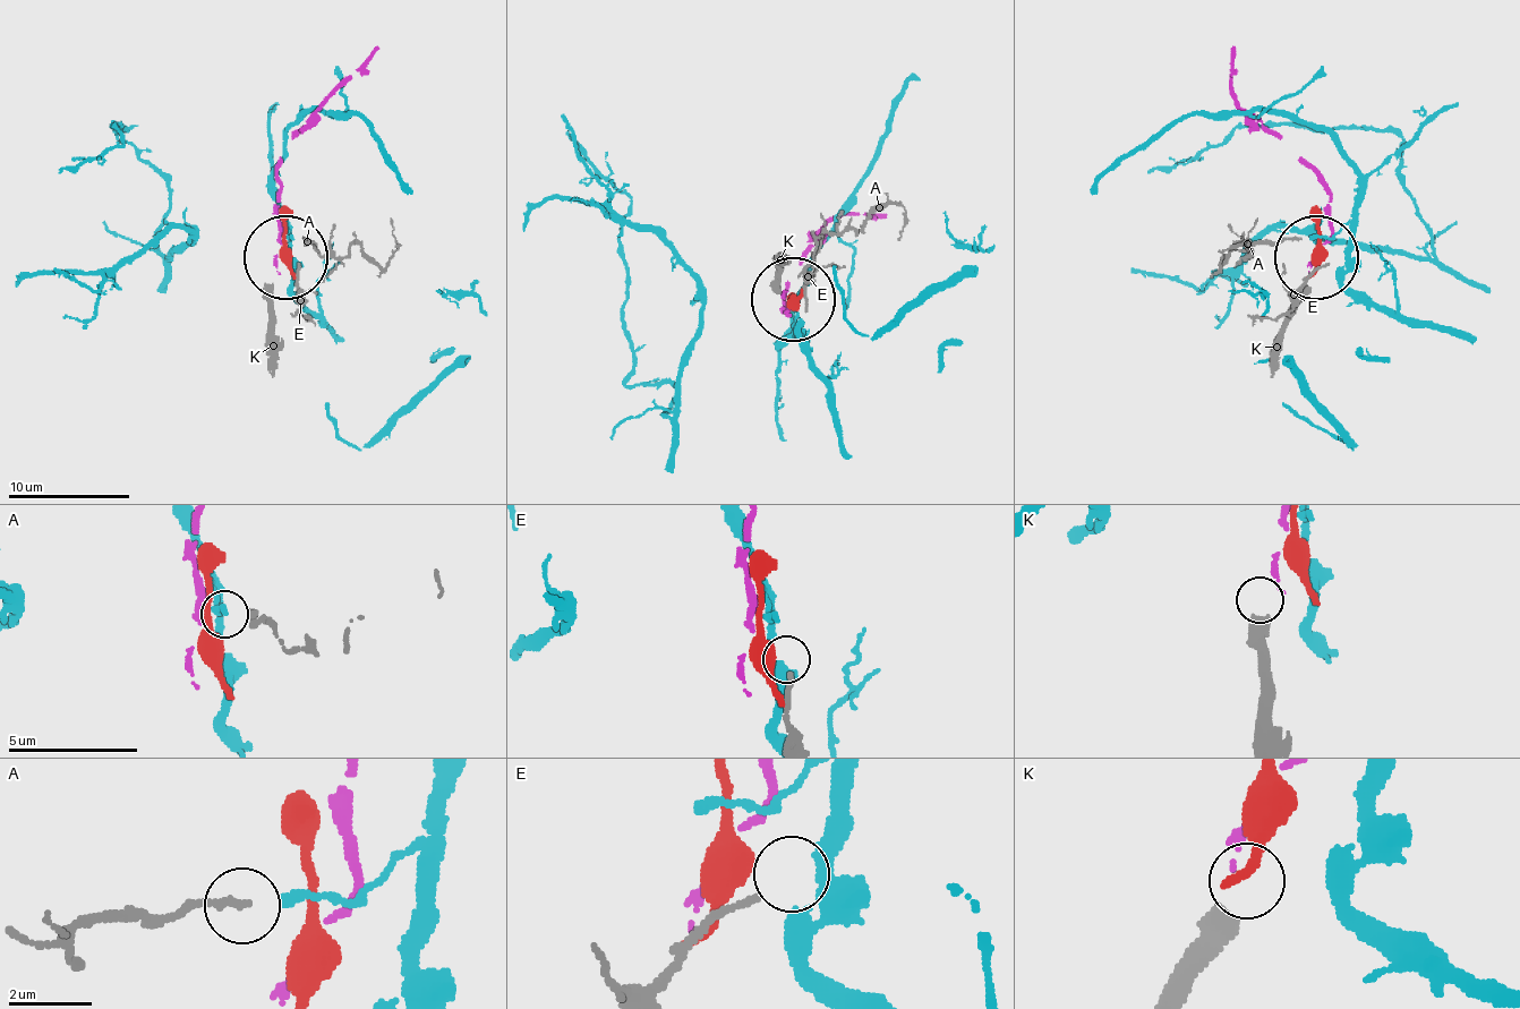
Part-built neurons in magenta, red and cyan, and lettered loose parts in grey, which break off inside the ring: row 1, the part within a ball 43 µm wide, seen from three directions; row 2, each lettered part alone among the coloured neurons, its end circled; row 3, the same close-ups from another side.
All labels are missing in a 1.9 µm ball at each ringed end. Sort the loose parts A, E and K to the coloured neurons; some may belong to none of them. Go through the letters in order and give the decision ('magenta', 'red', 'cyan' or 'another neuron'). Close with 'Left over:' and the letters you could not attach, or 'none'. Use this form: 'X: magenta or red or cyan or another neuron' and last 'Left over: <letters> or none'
A: cyan
E: another neuron
K: another neuron
Left over: E, K

